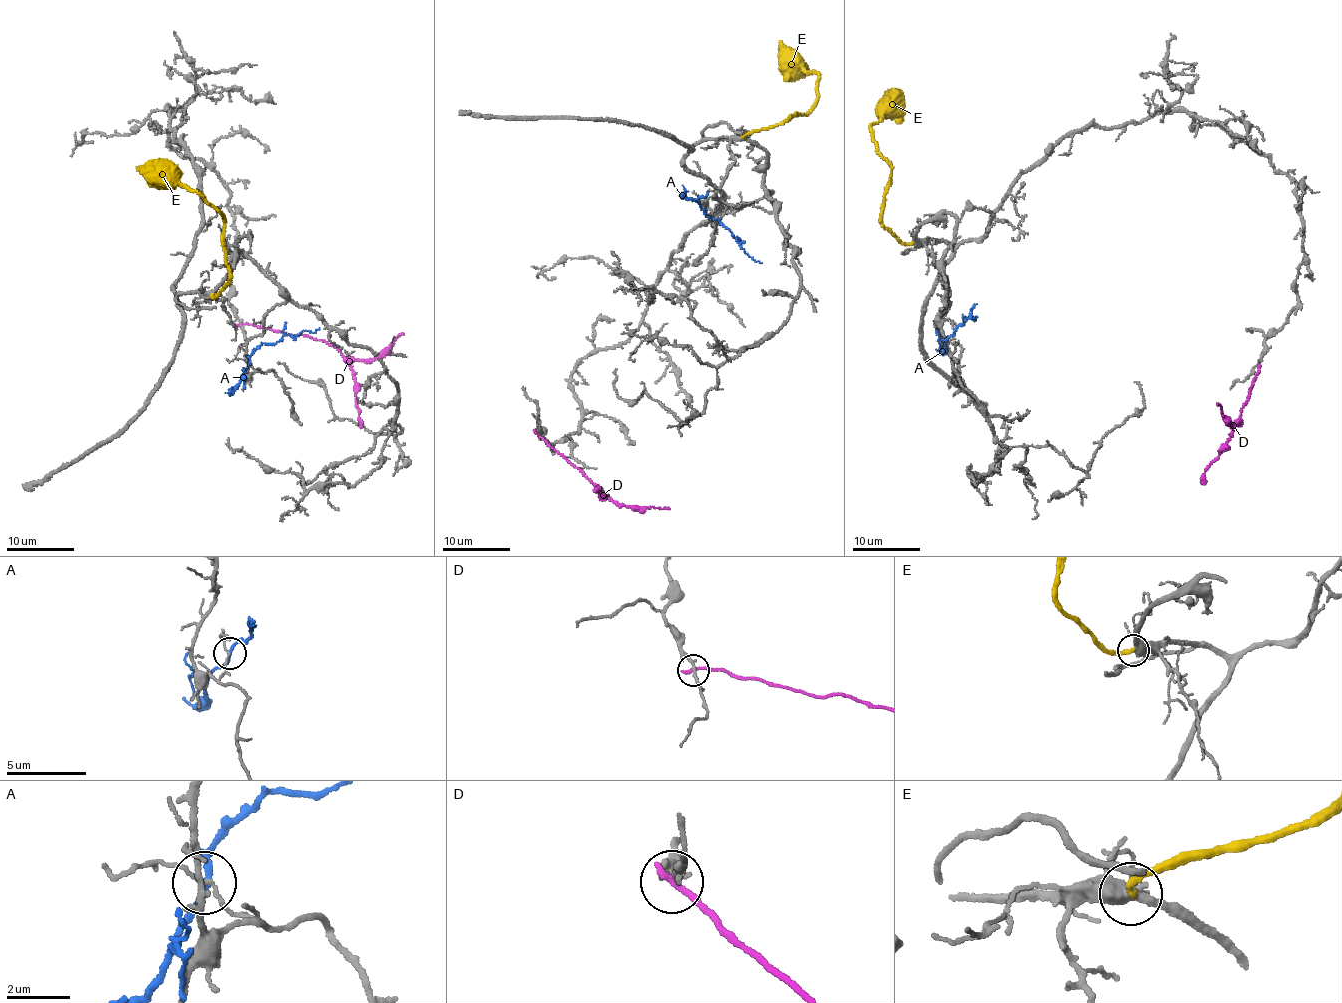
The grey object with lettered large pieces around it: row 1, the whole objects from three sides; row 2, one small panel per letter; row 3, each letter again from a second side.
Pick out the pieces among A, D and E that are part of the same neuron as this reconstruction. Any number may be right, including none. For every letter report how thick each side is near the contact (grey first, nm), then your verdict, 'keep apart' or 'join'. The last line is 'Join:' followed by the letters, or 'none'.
A: calibres 90 and 200 nm; keep apart
D: calibres 180 and 240 nm; keep apart
E: calibres 460 and 240 nm; keep apart
Join: none

